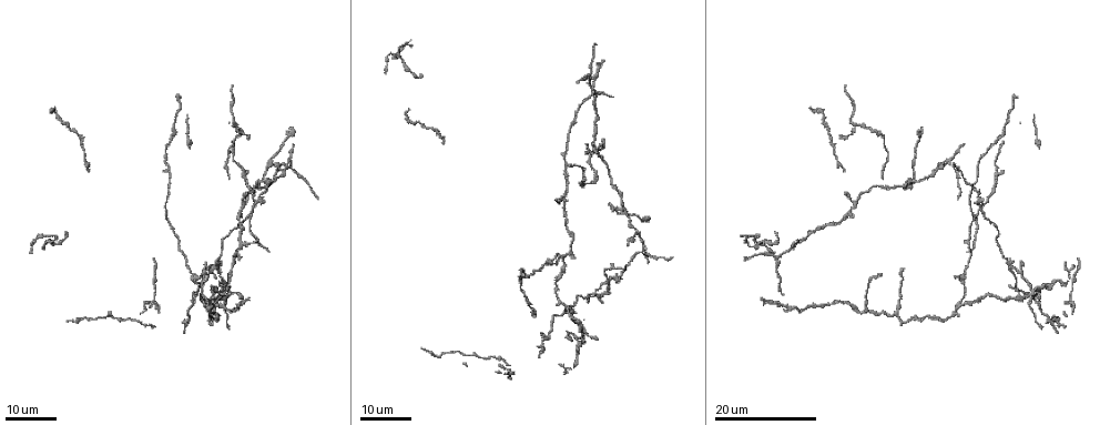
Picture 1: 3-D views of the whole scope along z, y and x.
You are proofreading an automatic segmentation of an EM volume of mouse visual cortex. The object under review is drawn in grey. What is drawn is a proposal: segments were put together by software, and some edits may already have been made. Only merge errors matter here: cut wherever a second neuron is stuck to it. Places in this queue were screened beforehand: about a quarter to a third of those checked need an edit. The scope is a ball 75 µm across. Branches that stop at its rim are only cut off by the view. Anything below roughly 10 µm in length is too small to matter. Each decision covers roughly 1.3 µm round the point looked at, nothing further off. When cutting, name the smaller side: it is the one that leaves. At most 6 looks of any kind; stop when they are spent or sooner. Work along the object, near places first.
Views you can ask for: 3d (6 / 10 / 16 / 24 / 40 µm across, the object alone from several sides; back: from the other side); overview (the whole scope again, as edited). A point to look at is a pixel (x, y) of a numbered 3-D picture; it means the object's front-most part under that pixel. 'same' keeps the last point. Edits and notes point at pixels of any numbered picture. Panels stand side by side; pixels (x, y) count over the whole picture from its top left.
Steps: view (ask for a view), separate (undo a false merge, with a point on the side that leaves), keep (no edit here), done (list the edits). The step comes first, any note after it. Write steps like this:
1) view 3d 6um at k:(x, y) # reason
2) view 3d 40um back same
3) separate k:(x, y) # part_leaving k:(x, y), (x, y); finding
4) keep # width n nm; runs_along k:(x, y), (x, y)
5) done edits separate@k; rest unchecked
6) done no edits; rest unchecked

view 3d 16um at 1:(625, 209)

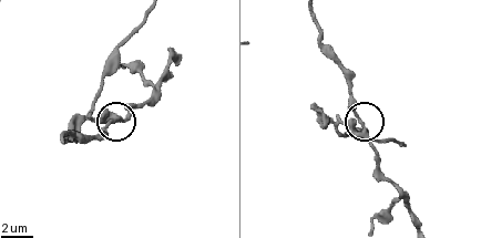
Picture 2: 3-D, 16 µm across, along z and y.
view 3d 6um at 2:(357, 120)

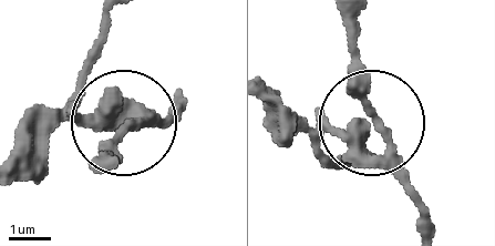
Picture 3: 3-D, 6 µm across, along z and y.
separate 3:(31, 120) # side_arm 14 um; two neurons meet here

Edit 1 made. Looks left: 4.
view 3d 16um at 1:(955, 307) # three-way junction

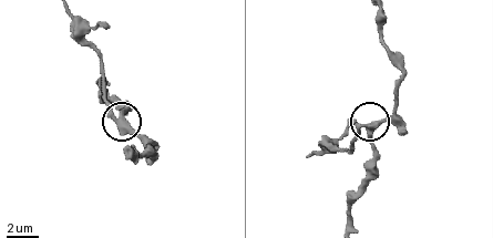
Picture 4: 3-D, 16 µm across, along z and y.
view 3d 10um at 4:(360, 125)

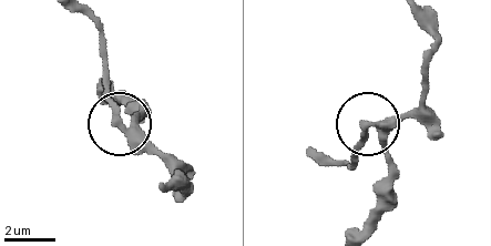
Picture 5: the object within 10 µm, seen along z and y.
separate 5:(115, 112) # side_arm 49 um; part_leaving 5:(133, 144), (108, 89), (94, 19); two neurons meet here

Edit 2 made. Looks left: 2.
view 3d 16um at 1:(1034, 292) # looks like a crossing

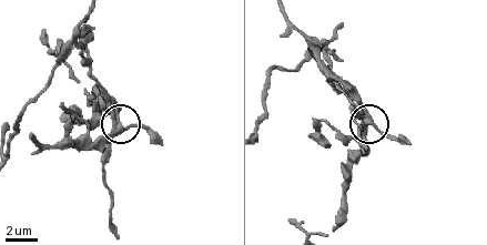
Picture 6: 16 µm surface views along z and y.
view 3d 6um at 6:(366, 126)

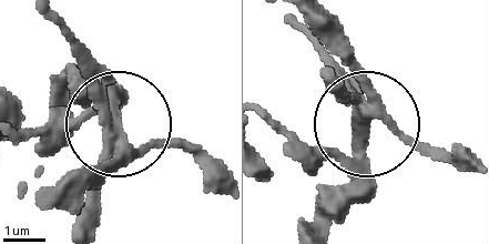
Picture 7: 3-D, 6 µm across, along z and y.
separate 7:(99, 203) # side_arm 13 um; part_leaving 7:(107, 139), (103, 68), (64, 26); two neurons meet here

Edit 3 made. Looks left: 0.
done edits separate@3, separate@5, separate@7; rest unchecked

